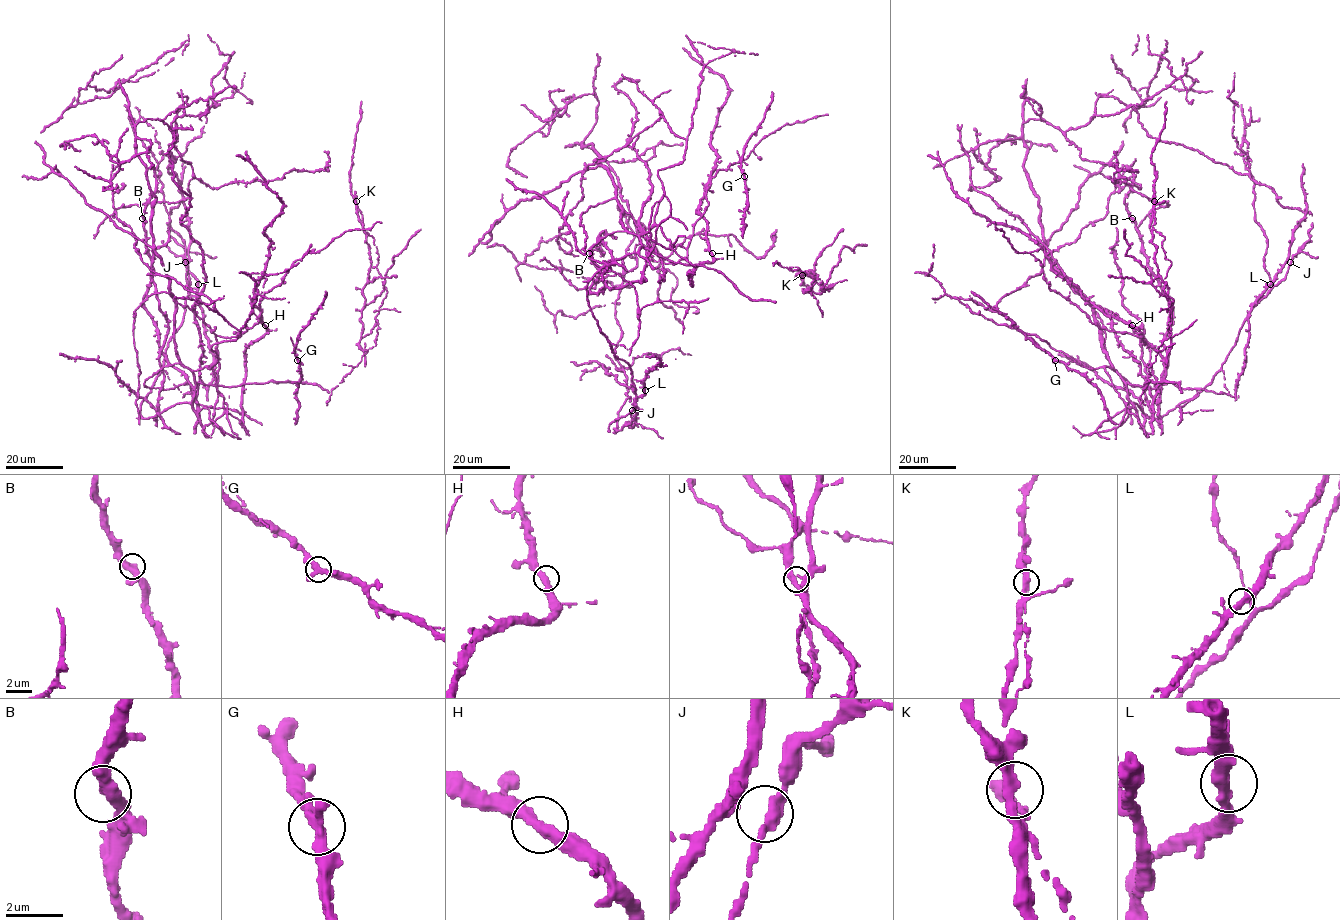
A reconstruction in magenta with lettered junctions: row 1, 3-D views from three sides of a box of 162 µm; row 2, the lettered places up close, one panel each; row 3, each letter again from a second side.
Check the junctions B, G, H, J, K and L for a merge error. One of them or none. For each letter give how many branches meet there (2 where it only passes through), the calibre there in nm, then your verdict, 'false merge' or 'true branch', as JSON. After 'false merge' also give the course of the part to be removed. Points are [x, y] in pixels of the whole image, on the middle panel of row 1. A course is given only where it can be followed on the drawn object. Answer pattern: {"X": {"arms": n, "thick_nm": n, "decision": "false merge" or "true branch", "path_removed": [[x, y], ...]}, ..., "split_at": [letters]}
{"B": {"arms": 2, "thick_nm": 400, "decision": "true branch"}, "G": {"arms": 2, "thick_nm": 440, "decision": "true branch"}, "H": {"arms": 2, "thick_nm": 400, "decision": "true branch"}, "J": {"arms": 2, "thick_nm": 360, "decision": "true branch"}, "K": {"arms": 2, "thick_nm": 400, "decision": "false merge", "path_removed": [[802, 275], [809, 273], [823, 282], [823, 292], [833, 287], [824, 292], [822, 280], [776, 261], [773, 266]]}, "L": {"arms": 2, "thick_nm": 400, "decision": "true branch"}, "split_at": ["K"]}

